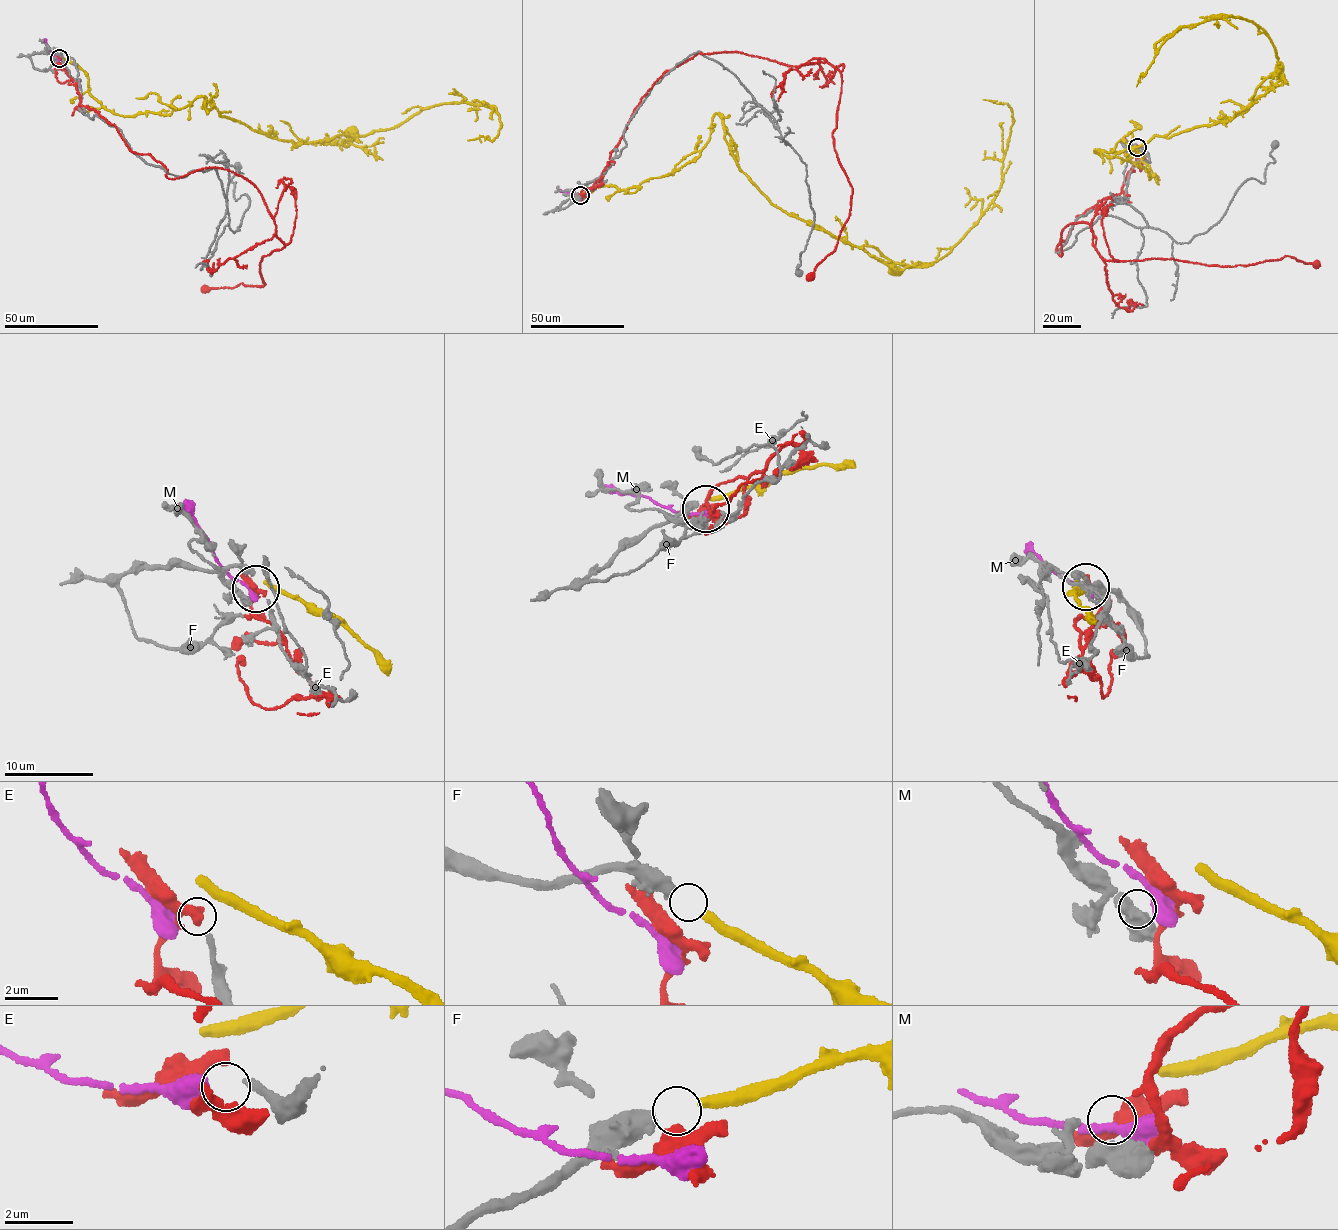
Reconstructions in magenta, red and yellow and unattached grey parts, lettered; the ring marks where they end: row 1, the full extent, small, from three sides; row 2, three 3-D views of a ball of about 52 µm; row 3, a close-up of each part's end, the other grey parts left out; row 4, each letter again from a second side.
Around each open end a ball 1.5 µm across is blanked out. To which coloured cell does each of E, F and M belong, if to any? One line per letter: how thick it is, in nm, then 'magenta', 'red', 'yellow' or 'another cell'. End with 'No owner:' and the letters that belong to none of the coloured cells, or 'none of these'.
E: 220 nm thick; magenta
F: 550 nm thick; yellow
M: 480 nm thick; another cell
No owner: M

